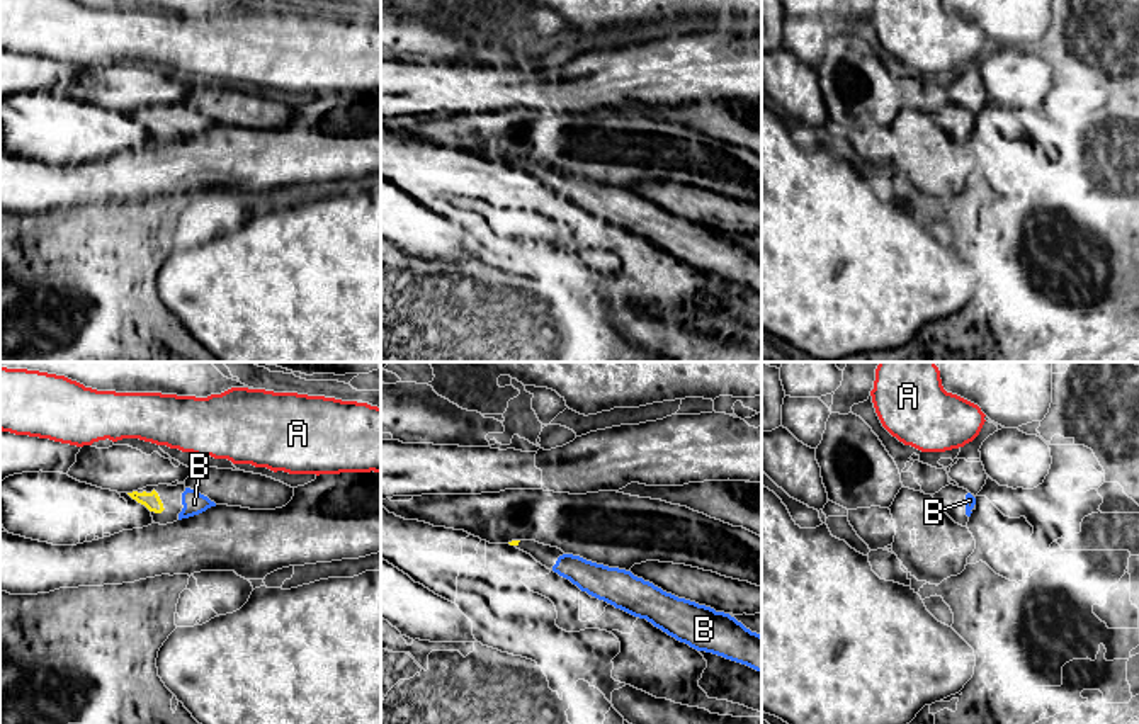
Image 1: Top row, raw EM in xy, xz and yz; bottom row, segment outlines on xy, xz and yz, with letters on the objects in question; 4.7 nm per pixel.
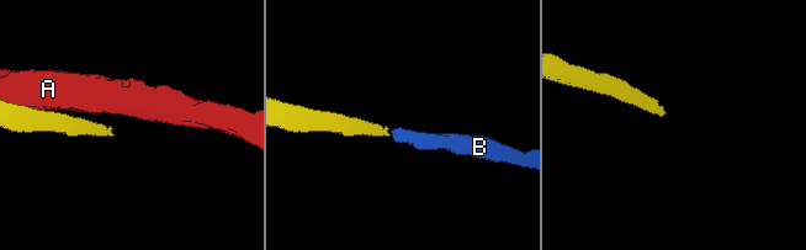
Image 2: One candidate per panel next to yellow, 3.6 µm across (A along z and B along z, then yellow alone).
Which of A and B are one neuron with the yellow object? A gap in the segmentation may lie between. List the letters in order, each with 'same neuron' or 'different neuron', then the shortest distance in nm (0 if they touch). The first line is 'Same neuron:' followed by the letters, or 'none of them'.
Same neuron: B
A: different neuron | 220 nm
B: same neuron | 80 nm

